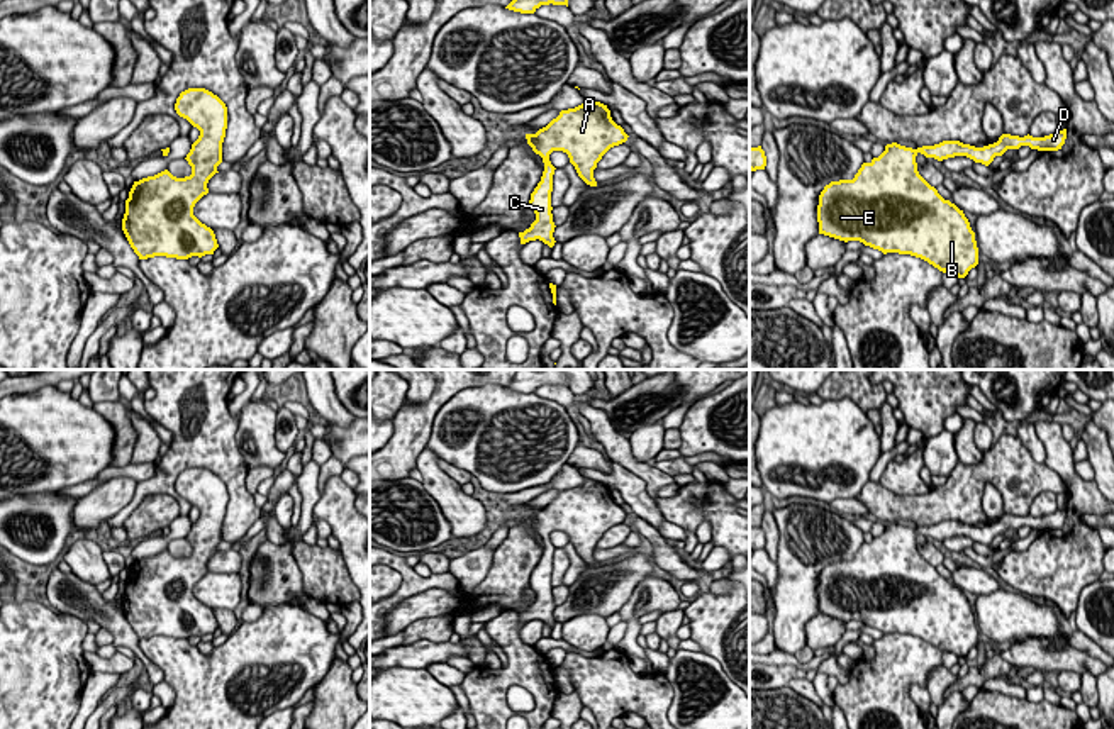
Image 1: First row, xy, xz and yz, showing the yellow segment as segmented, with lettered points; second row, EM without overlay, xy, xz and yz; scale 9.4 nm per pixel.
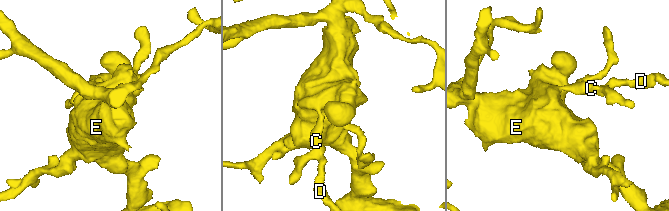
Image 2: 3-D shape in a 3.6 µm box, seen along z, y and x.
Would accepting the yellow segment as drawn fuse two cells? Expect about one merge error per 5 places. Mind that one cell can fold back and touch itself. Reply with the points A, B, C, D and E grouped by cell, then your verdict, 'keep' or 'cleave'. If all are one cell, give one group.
A B C D E; keep

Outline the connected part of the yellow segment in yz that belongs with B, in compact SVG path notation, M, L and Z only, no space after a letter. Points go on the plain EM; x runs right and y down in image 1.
M1067 509L1044 517L1002 514L983 527L960 520L917 529L887 524L878 537L861 544L853 559L824 566L817 585L819 614L860 620L883 634L911 634L965 658L978 644L975 612L963 590L919 554L916 536L921 532L938 541L966 536L989 546L1007 529L1058 531L1065 519Z

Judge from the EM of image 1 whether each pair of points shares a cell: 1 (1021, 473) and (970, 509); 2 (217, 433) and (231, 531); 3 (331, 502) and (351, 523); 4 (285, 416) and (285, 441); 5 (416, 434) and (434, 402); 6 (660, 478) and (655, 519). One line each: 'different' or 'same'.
1: same
2: same
3: same
4: same
5: same
6: different

